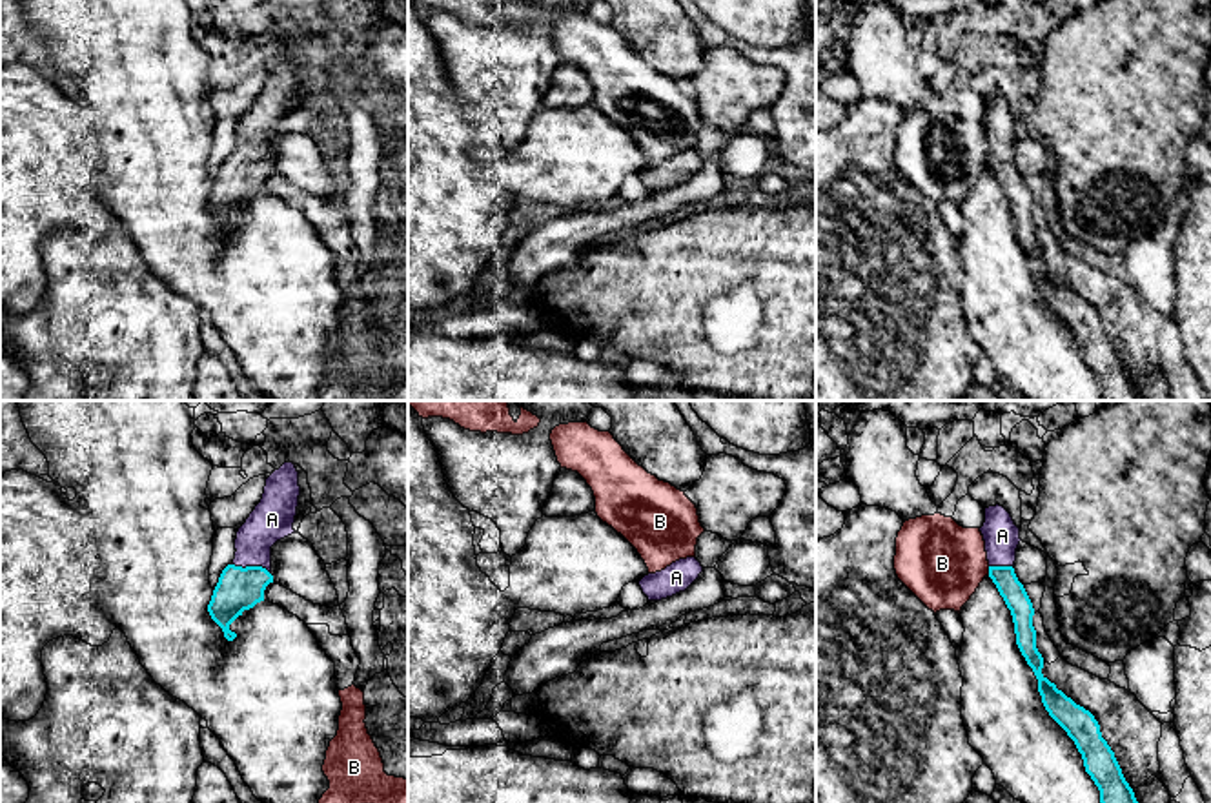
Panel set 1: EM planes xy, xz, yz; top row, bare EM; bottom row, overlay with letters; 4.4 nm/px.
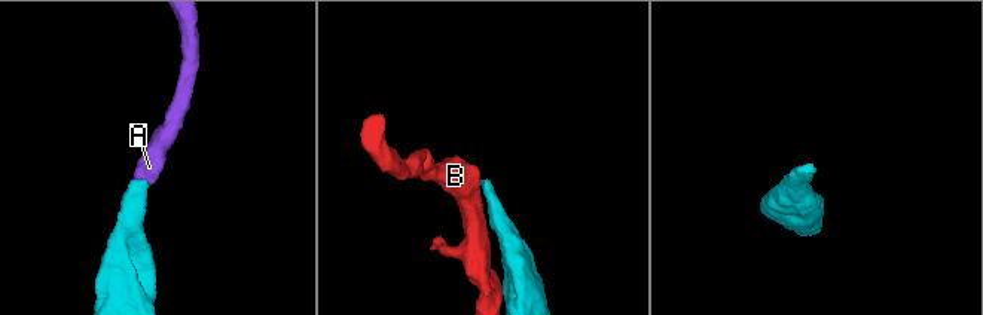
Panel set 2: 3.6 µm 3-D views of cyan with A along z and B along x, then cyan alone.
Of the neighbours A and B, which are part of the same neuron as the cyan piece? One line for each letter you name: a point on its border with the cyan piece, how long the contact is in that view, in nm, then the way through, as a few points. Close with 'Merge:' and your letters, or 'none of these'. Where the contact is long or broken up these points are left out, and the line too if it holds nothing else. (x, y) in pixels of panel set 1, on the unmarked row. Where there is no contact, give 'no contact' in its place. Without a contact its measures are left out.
A: contact xy (252, 159); length 180 nm
Merge: A

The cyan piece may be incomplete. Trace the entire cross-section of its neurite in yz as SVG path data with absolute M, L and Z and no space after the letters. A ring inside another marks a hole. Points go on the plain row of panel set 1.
M996 97L985 100L980 120L989 153L989 169L1011 202L1016 237L1038 271L1038 284L1049 308L1067 324L1082 346L1085 364L1100 382L1102 401L1142 401L1125 373L1114 344L1102 330L1094 308L1056 280L1043 266L1043 249L1036 240L1033 195L1014 166L1020 120L1011 106Z

